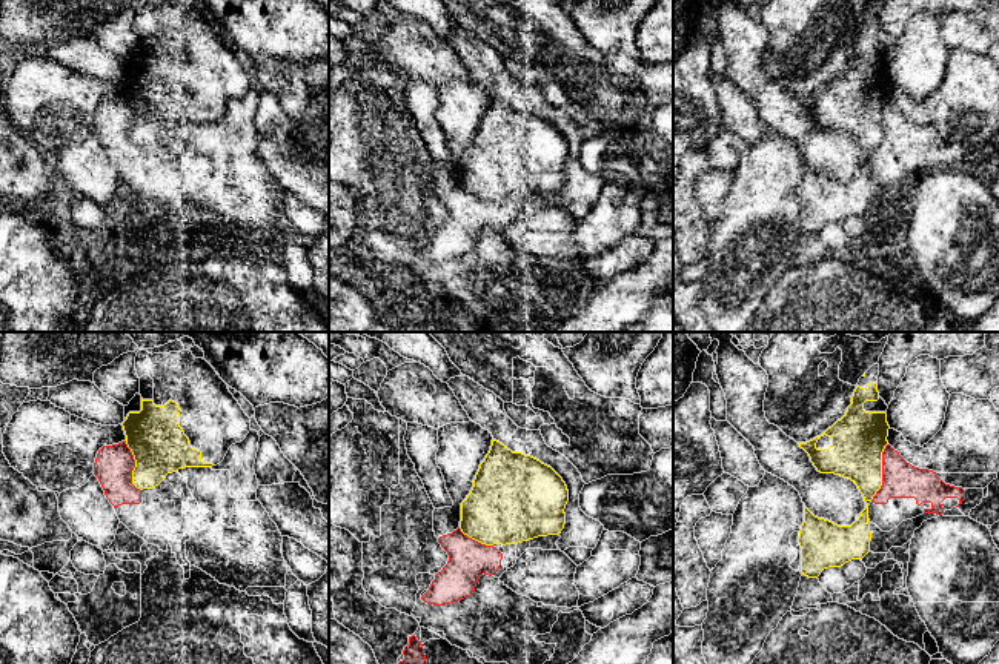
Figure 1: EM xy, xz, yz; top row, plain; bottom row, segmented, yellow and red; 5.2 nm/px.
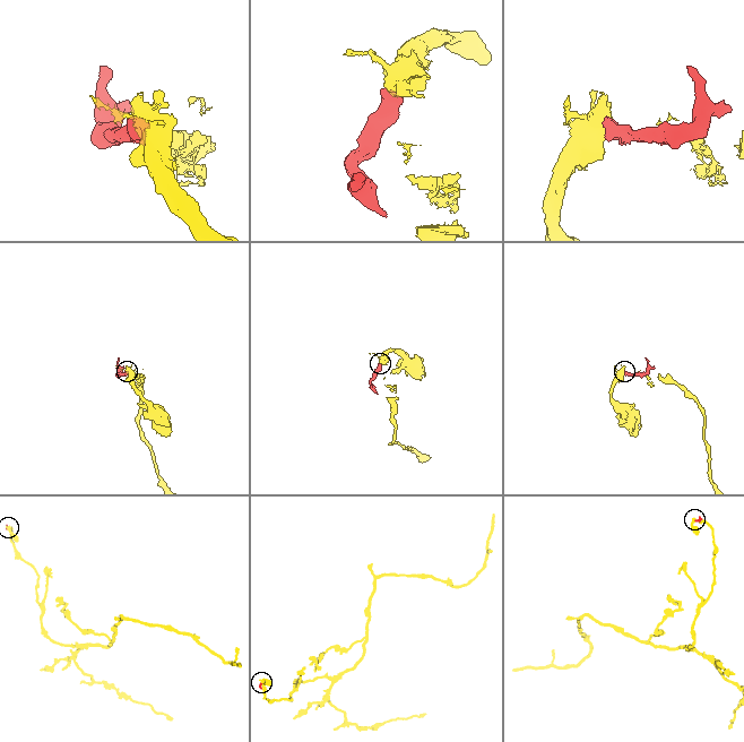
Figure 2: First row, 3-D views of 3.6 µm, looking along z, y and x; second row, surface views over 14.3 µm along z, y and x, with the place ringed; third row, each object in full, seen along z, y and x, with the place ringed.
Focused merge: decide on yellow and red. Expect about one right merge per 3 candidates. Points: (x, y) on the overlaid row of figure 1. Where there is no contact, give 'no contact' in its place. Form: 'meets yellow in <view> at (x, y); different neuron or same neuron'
meets yellow in yz at (881, 472); same neuron

